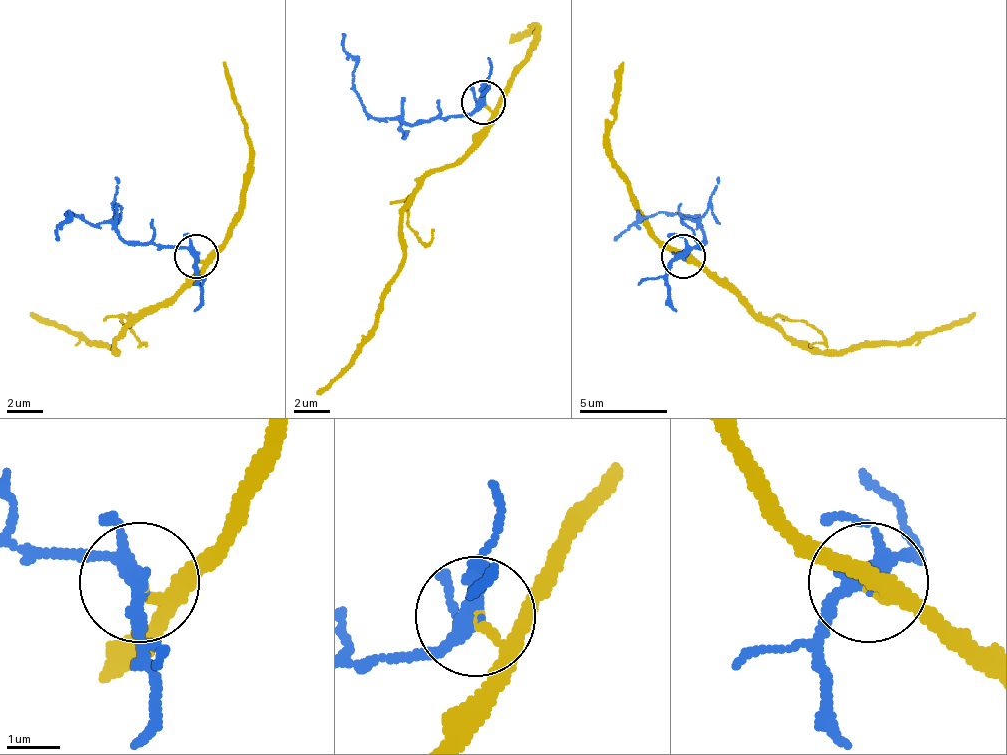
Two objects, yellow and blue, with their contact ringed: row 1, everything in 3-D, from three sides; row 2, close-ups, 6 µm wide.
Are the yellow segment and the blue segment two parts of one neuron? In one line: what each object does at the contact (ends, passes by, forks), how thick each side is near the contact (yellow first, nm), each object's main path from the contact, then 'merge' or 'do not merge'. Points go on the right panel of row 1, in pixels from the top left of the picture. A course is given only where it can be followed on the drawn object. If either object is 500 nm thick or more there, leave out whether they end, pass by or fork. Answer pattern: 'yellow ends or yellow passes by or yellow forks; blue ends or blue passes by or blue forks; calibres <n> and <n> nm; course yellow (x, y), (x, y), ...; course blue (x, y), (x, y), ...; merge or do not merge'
yellow passes by; blue forks; calibres 130 and 260 nm; course yellow (682, 257), (708, 266), (761, 319), (797, 341), (823, 350), (850, 350), (916, 341), (974, 310); course blue (682, 257), (704, 240), (699, 222), (668, 213), (651, 213), (615, 240); merge

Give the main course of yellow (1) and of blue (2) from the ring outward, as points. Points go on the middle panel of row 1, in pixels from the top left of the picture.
1: (482, 101), (491, 128), (424, 181), (402, 216), (402, 269), (375, 336), (318, 393)
2: (482, 101), (468, 114), (411, 123), (375, 119), (353, 88), (353, 70), (340, 35)

